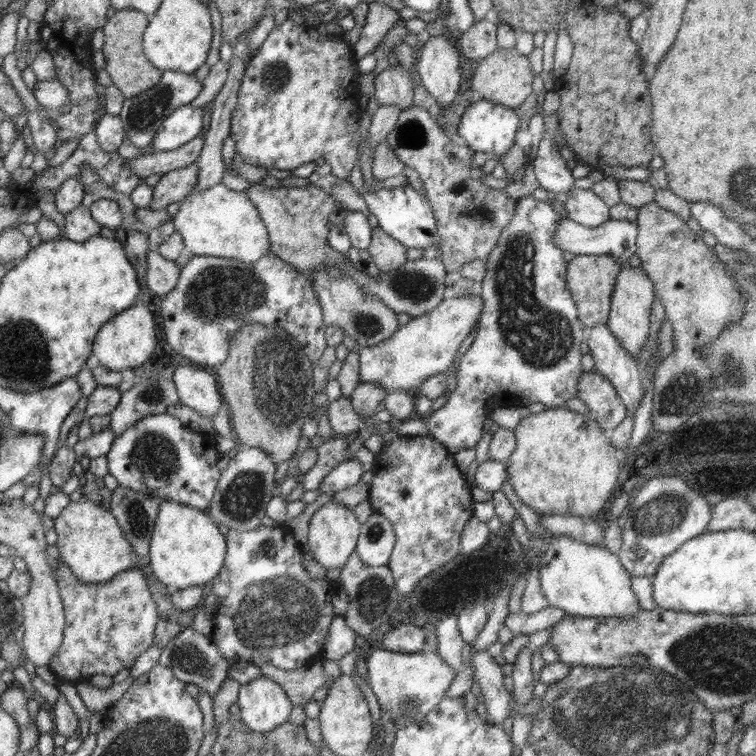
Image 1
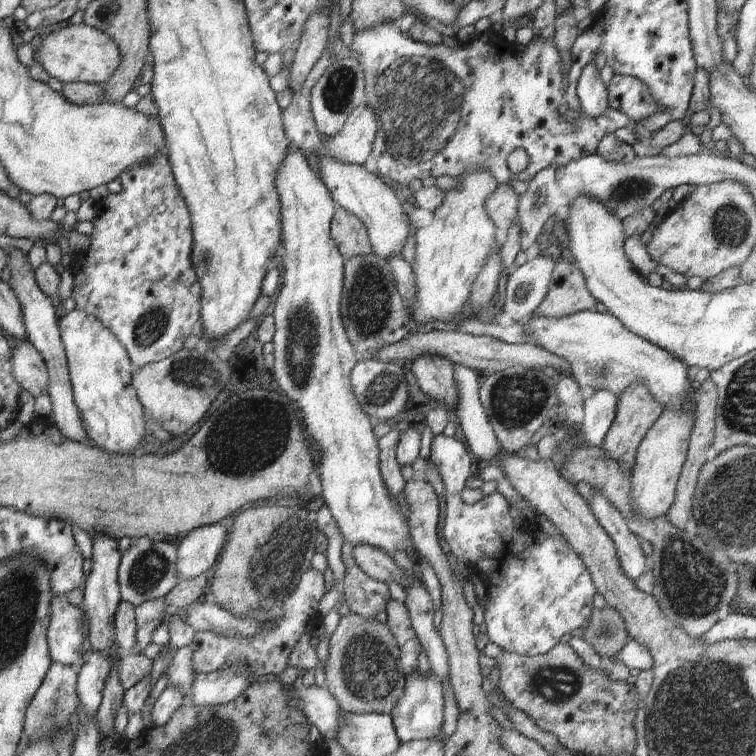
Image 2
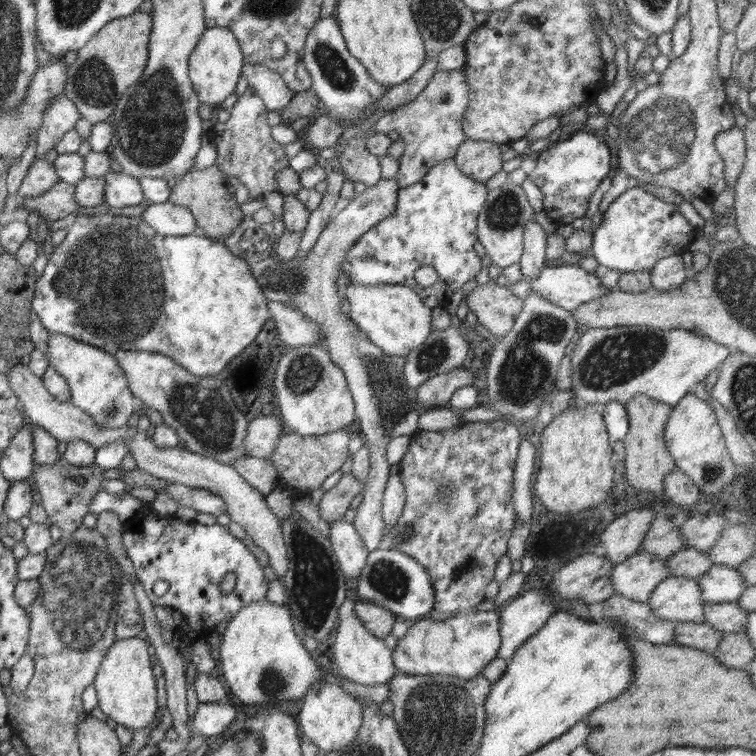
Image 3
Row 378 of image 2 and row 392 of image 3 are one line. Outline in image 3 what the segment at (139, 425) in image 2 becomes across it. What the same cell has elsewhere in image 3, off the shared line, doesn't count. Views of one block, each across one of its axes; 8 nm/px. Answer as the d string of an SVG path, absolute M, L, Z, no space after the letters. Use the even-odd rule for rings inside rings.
M49 333L47 354L49 366L61 374L68 383L71 400L78 408L89 414L97 425L110 428L120 428L128 424L128 418L136 408L137 400L115 356L74 340L72 336Z

